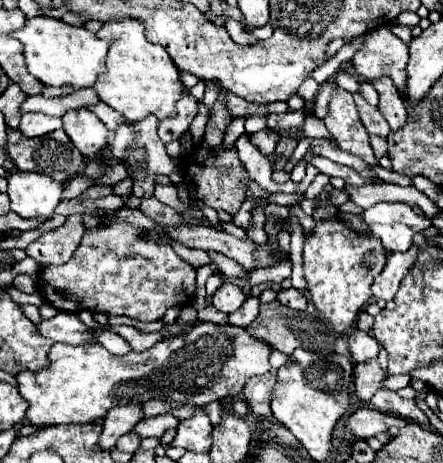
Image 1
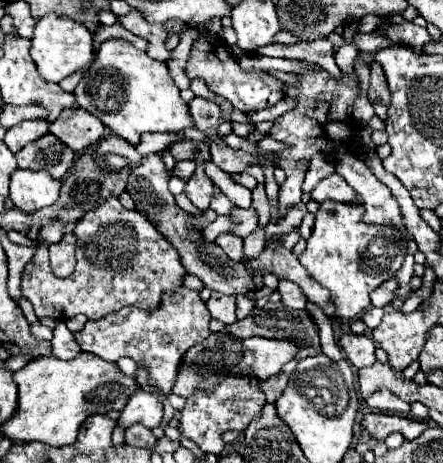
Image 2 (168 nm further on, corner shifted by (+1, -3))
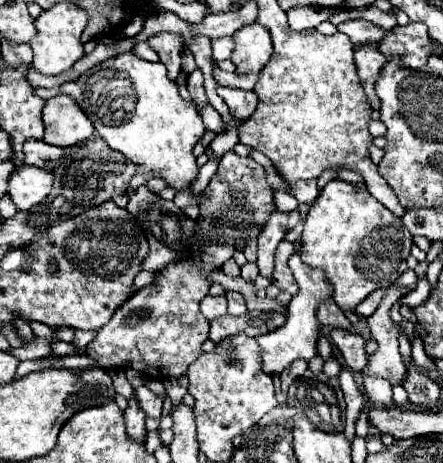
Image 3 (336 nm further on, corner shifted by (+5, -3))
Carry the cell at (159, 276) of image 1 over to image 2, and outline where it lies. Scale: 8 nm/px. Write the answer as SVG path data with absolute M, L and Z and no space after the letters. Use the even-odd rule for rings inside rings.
M109 198L99 208L89 210L73 230L77 238L77 270L69 278L57 278L49 268L47 246L37 246L33 258L25 264L21 276L23 298L27 298L37 318L67 320L85 314L99 320L125 306L155 310L165 290L181 286L185 268L175 248L155 230L155 226L137 210L127 210L117 198Z

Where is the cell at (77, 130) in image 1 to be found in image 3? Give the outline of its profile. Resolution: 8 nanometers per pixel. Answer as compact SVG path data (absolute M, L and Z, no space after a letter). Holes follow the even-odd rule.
M55 96L47 100L43 110L43 122L45 122L45 136L43 140L53 146L73 146L93 136L95 126L85 116L81 108L71 98Z

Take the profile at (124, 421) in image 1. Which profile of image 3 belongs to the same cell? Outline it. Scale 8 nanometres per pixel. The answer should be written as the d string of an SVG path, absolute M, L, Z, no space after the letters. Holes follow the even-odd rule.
M141 386L141 388L135 388L135 398L137 398L137 404L139 408L149 416L149 418L161 418L161 398L155 396L147 386Z

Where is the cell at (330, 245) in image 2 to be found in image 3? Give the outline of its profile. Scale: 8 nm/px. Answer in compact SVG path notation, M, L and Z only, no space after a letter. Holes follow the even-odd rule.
M331 180L311 204L301 236L301 260L325 272L337 306L353 312L373 290L391 286L405 270L413 240L401 218L371 194L357 194L351 184Z

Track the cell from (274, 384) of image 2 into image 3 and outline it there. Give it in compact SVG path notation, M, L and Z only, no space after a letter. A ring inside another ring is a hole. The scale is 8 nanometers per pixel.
M302 359L295 360L293 364L291 364L279 374L281 390L283 392L287 392L289 386L294 380L303 377L303 372L305 372L305 370L307 370L307 362Z

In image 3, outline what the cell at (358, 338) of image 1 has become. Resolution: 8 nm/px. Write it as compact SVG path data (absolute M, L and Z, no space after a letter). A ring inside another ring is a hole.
M333 328L331 340L339 348L345 360L345 366L349 366L353 372L361 372L367 366L369 354L365 352L365 340L359 334L353 334L341 328Z

